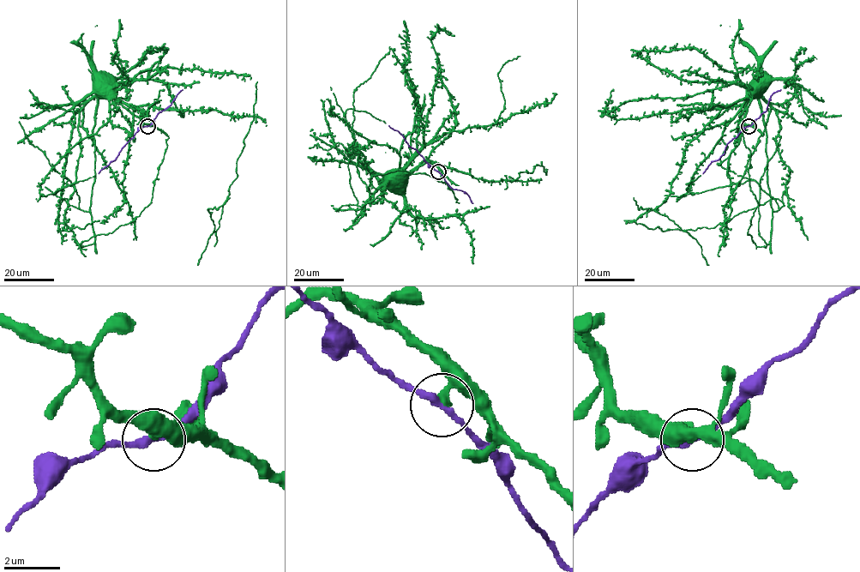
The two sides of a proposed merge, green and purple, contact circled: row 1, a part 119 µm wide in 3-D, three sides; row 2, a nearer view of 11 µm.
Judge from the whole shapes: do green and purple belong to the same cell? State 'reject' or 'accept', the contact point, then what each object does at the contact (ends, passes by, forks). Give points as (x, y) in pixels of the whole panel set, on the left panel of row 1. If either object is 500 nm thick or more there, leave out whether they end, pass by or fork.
accept; at (147, 126); green ends there; purple passes by

